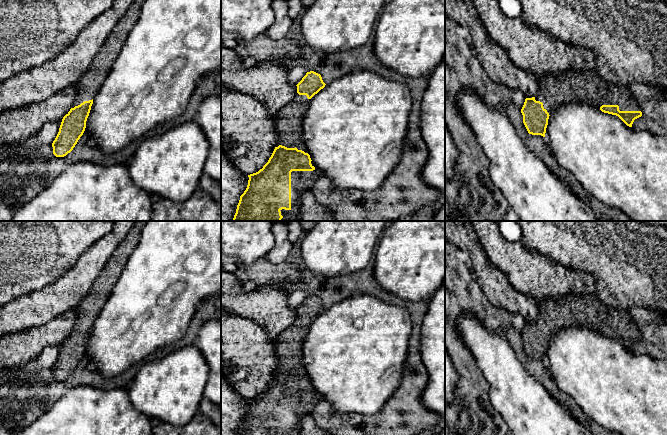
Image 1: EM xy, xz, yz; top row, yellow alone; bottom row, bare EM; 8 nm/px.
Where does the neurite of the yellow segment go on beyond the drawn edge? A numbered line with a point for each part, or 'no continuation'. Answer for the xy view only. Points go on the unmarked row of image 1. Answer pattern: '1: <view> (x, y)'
1: xy (90, 307)

